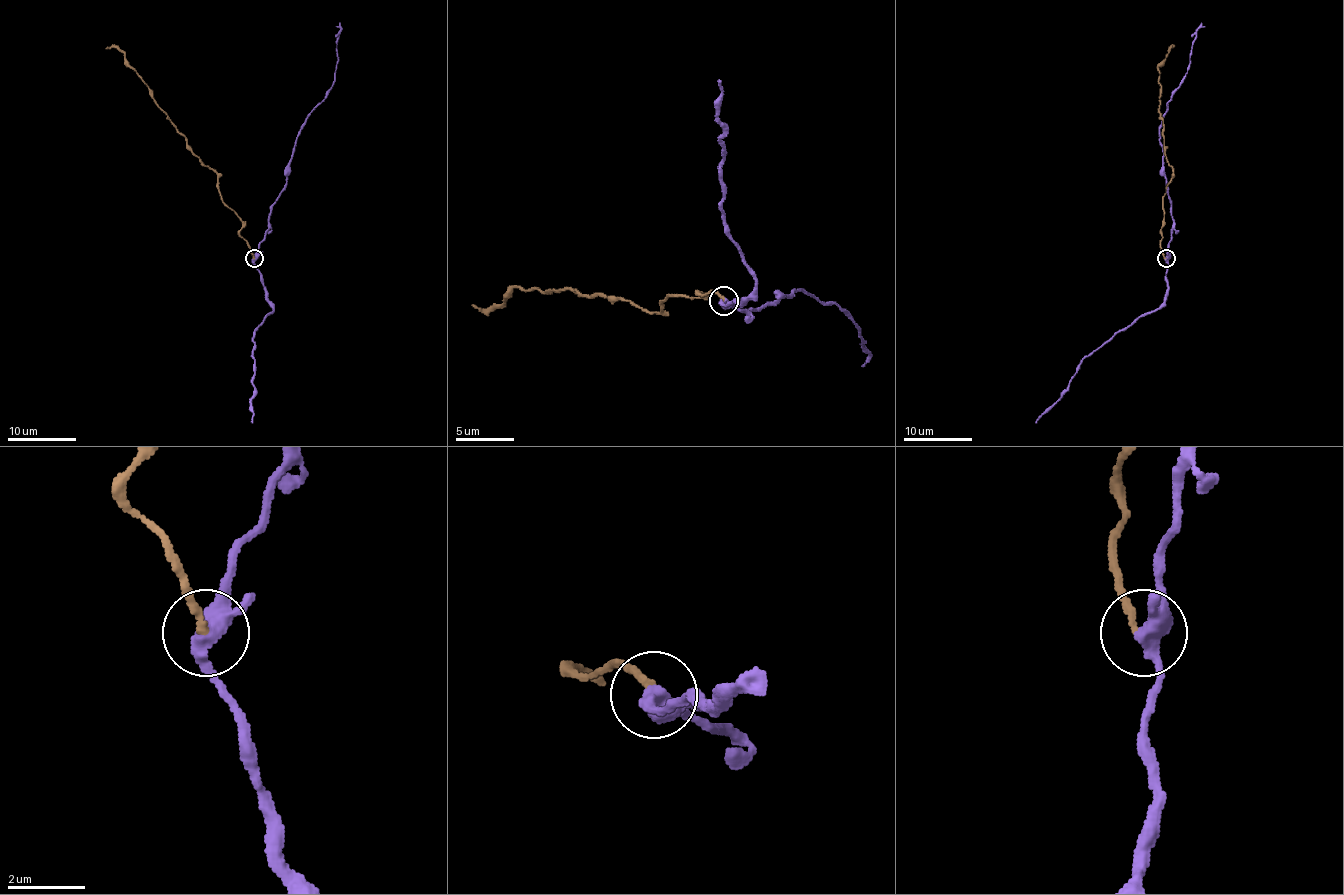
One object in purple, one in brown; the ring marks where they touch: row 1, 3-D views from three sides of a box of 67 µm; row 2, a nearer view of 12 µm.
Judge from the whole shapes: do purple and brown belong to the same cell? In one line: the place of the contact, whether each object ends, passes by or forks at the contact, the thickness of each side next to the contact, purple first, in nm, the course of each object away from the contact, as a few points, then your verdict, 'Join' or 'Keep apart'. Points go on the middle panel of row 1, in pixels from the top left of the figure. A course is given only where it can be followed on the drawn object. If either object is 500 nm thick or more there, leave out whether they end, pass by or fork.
Place: (723, 300). At the ring purple forks. At the ring brown ends. Thickness 380 nm (purple) against 170 nm. Course of purple: (722, 301), (746, 313), (804, 289), (833, 301), (856, 324), (865, 342), (868, 356), (862, 365). Course of brown: (722, 301), (717, 292), (670, 295), (658, 313), (621, 298), (516, 287), (501, 304), (487, 310), (472, 304). Keep apart

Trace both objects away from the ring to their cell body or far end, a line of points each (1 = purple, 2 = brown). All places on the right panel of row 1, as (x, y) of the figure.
1: (1166, 259), (1173, 217), (1159, 124), (1166, 104), (1190, 63), (1195, 32), (1204, 26)
2: (1166, 259), (1161, 247), (1163, 200), (1173, 174), (1164, 152), (1157, 66), (1168, 49)

